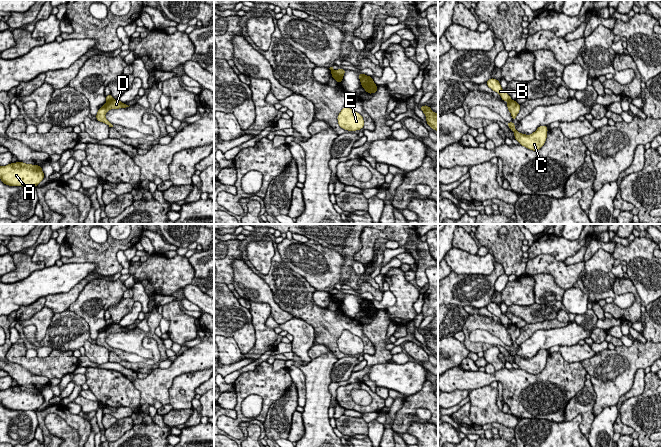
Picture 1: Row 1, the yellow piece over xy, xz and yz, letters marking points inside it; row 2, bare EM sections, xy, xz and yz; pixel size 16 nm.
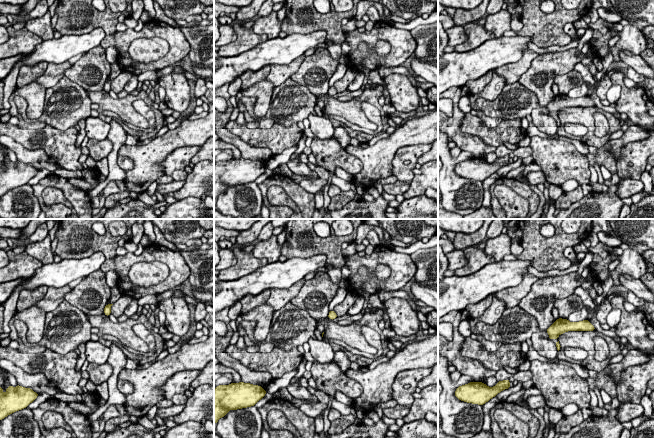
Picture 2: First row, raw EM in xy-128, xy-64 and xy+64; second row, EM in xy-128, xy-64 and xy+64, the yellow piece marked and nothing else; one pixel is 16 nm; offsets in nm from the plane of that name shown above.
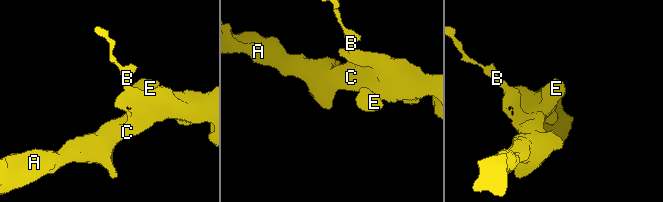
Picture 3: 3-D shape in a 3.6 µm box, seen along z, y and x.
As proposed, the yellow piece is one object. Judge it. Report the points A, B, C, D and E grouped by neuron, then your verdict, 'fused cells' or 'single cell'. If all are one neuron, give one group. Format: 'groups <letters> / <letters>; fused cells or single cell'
groups A C D E / B; fused cells

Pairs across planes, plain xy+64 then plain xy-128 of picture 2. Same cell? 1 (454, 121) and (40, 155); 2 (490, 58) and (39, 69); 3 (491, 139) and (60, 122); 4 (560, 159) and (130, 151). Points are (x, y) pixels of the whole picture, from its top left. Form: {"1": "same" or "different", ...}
{"1": "same", "2": "different", "3": "different", "4": "different"}

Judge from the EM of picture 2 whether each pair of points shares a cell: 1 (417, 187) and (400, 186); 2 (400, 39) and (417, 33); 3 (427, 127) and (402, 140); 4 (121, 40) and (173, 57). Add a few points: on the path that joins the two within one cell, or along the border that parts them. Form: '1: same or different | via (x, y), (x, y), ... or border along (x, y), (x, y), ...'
1: different | border along (411, 181), (410, 186), (402, 194)
2: different | border along (409, 31), (416, 43), (414, 52)
3: same | via (421, 130), (408, 134)
4: same | via (138, 34), (163, 32), (171, 40)

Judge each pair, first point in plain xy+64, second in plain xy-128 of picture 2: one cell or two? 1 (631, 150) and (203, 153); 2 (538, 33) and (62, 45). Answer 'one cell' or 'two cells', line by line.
1: two cells
2: two cells

